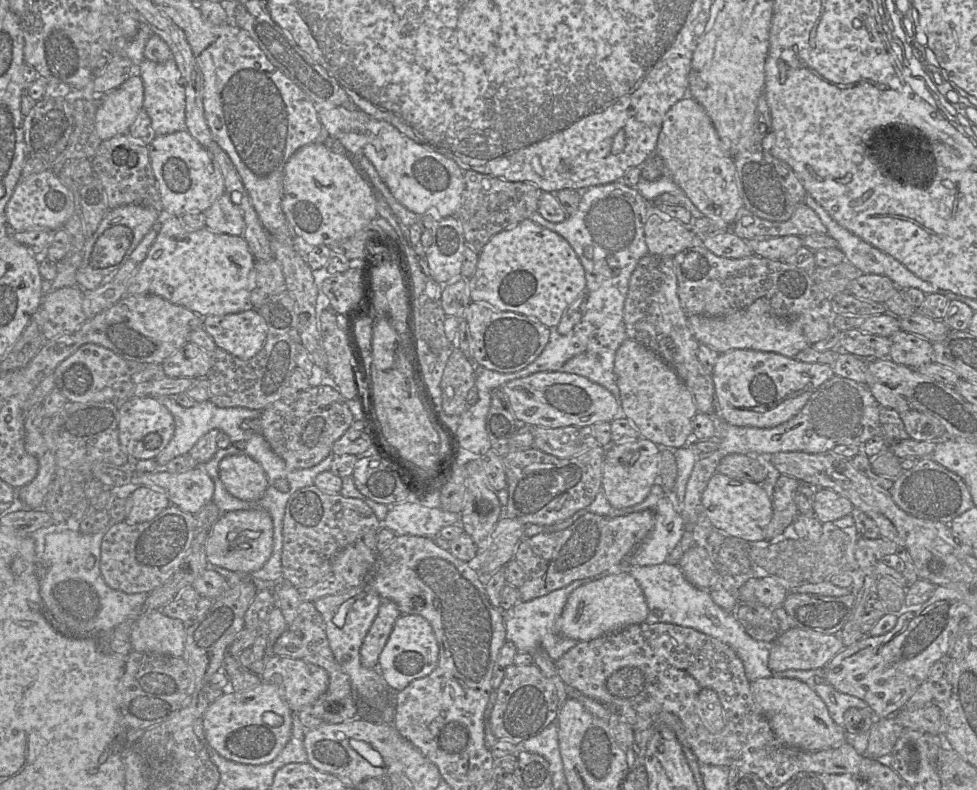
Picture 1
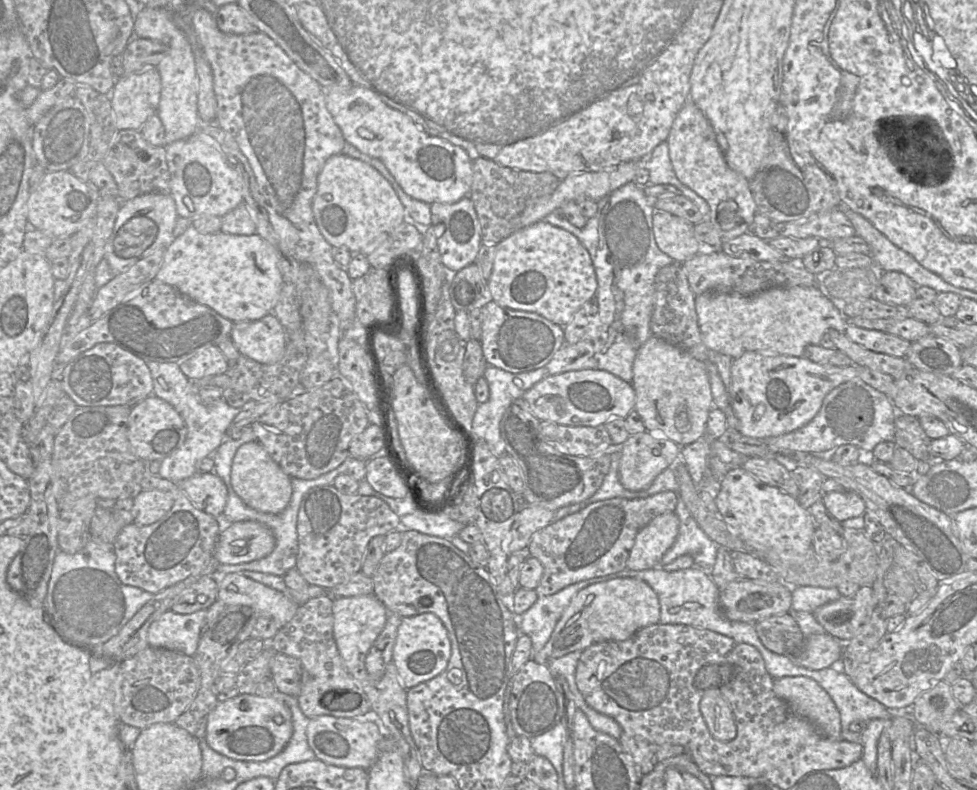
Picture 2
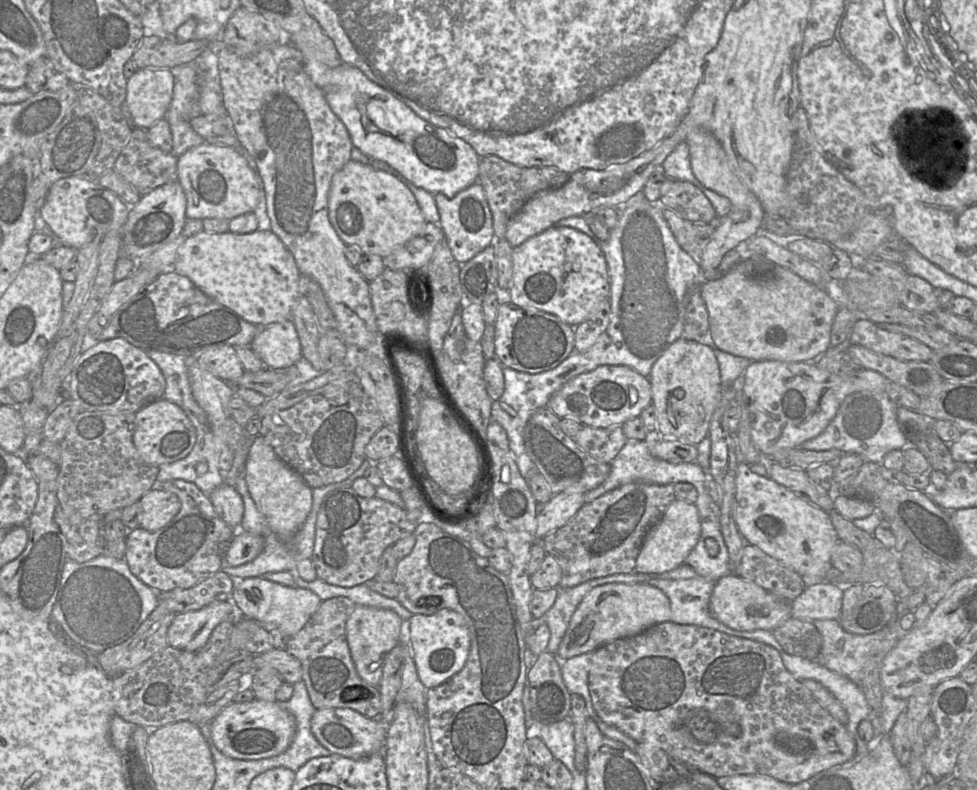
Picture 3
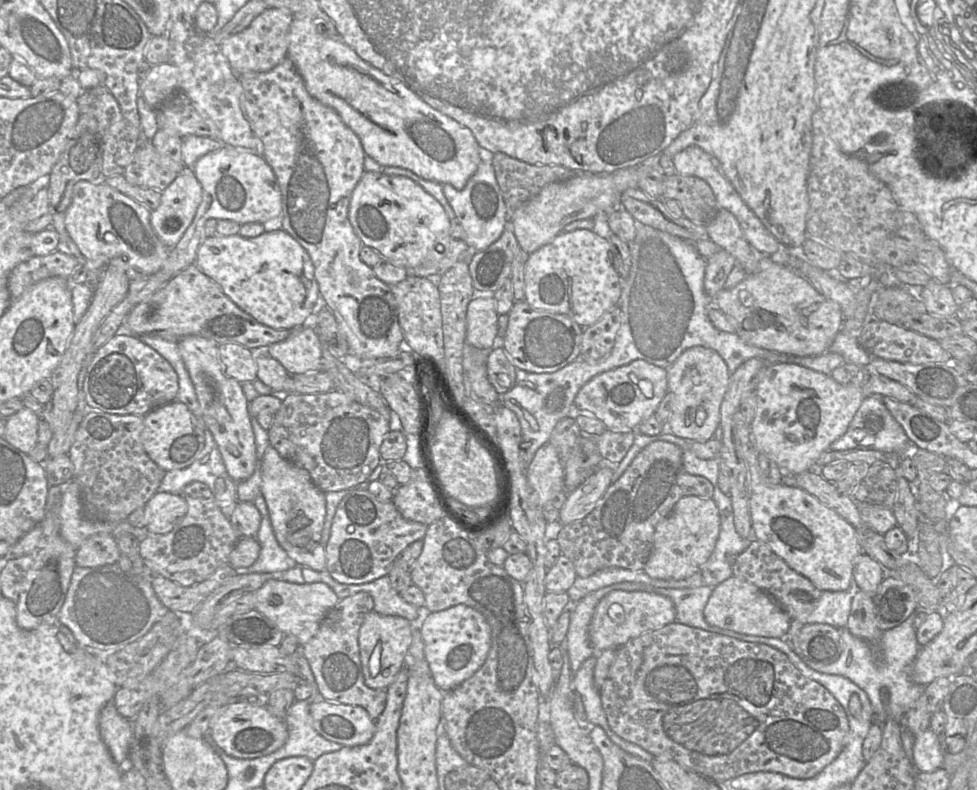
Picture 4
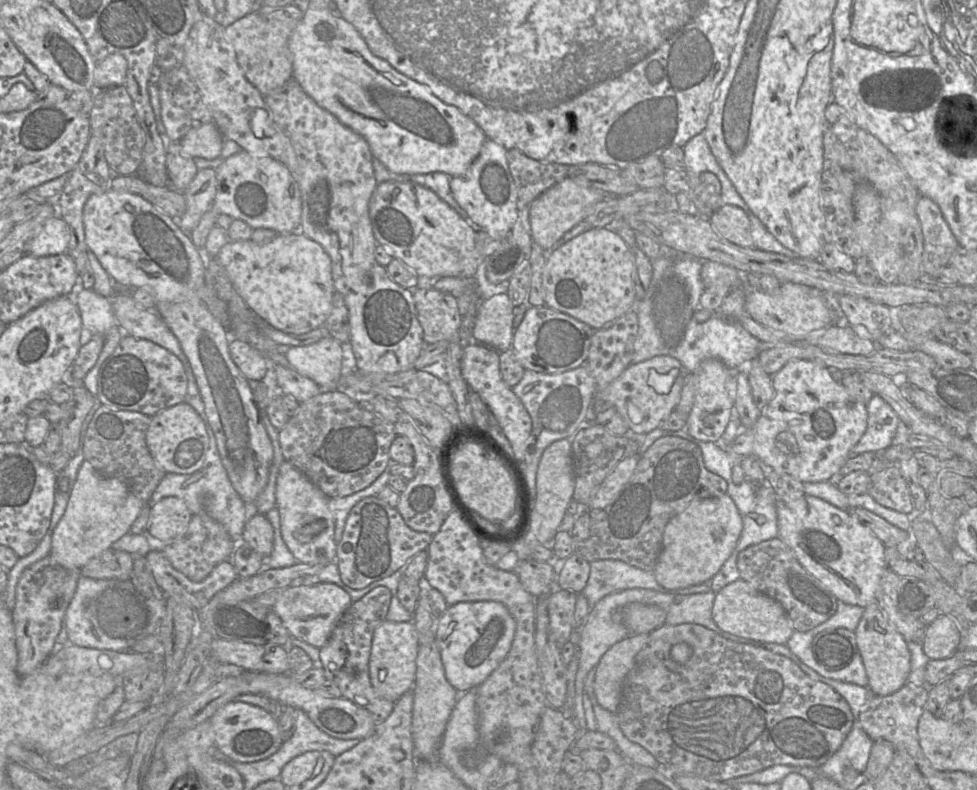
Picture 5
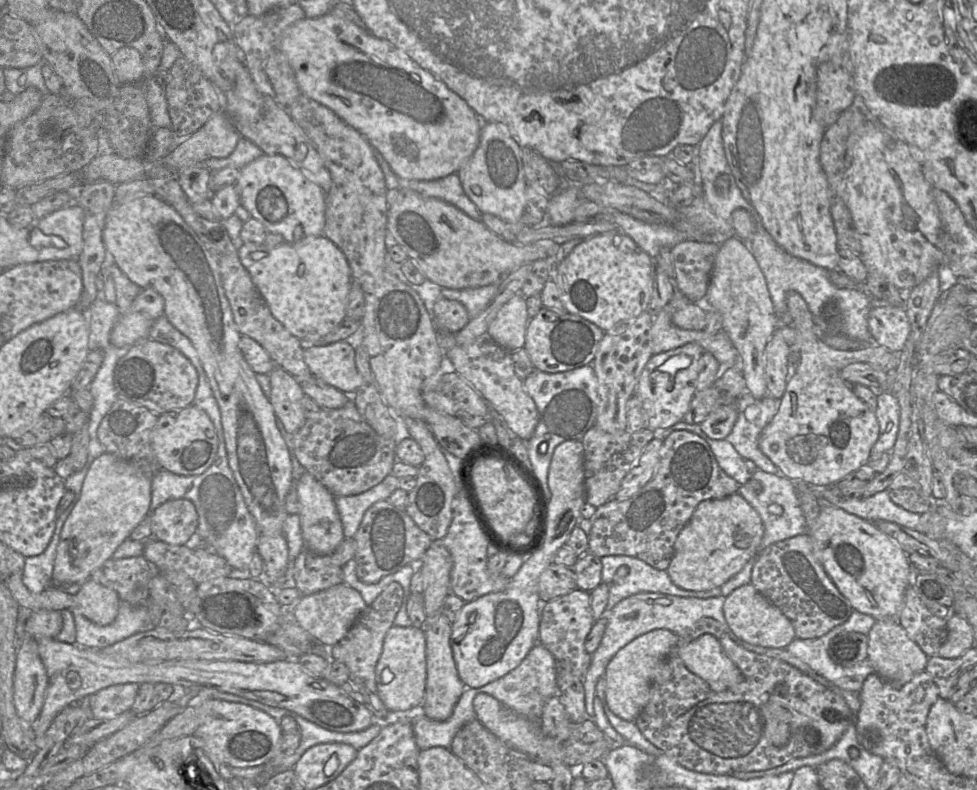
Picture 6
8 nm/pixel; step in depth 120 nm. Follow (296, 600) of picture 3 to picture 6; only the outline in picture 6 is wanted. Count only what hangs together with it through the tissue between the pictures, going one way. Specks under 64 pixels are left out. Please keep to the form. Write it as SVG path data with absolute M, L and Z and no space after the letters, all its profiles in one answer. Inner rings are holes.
M340 583L311 595L302 595L300 600L289 609L289 612L316 641L326 647L332 647L346 636L367 606L357 590L345 583Z

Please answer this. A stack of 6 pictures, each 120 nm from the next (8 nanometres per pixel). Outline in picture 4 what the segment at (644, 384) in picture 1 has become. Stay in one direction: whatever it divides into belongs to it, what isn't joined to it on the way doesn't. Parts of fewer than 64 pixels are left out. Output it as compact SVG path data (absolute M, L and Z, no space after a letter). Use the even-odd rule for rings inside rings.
M693 346L686 349L666 370L668 392L672 394L672 415L668 421L671 433L694 442L712 439L720 425L720 406L731 375L727 364L715 350Z

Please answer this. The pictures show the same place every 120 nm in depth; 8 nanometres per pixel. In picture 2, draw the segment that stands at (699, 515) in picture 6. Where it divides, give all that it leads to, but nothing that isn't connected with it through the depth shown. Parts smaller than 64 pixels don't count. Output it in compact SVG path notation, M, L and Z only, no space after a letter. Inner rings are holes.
M674 512L657 516L639 531L627 559L627 569L647 570L659 567L664 553L678 535L679 519Z

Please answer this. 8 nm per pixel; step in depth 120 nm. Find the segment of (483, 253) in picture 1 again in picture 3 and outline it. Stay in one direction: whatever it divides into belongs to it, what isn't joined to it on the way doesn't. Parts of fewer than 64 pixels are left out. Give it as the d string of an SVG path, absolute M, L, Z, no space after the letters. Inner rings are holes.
M553 226L514 247L512 252L513 274L509 293L511 303L522 308L536 308L577 326L591 318L601 309L603 301L609 300L610 278L605 255L599 241L572 228Z

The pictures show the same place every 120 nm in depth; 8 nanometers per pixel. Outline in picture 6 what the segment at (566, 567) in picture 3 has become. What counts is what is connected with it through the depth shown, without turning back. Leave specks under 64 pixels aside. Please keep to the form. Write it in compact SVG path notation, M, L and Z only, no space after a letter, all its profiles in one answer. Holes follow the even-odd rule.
M687 430L674 431L663 440L653 476L637 494L622 501L611 499L596 508L589 519L591 530L588 534L588 552L599 558L611 555L635 557L657 570L666 571L677 536L689 522L698 504L731 496L738 493L738 489L738 483L720 468L709 444L703 438Z

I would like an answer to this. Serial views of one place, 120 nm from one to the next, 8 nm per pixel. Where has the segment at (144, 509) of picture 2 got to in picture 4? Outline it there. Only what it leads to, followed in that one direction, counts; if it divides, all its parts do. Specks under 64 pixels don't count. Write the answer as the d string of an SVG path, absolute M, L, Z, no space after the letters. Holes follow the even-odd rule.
M156 492L146 503L149 534L166 534L180 522L188 510L181 494Z

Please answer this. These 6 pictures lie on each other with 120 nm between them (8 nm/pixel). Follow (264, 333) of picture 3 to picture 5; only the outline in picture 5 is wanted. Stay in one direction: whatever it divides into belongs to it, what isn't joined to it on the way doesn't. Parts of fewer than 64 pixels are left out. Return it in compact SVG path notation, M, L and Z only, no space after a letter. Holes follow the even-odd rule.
M325 337L305 346L291 346L284 351L288 365L317 383L322 389L334 389L344 374L342 343Z

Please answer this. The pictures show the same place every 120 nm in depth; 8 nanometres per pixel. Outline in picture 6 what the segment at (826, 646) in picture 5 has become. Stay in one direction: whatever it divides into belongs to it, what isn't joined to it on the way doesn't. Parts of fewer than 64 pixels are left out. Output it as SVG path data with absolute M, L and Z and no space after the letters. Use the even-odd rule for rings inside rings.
M847 632L834 638L828 646L828 656L836 664L853 666L868 658L868 637L859 632Z

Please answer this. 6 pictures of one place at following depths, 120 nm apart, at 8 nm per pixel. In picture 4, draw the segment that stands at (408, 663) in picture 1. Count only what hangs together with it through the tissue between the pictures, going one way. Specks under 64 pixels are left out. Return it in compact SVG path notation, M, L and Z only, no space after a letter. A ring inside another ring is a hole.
M458 604L439 612L424 613L419 624L424 656L436 686L443 692L469 679L484 664L491 645L491 631L477 610Z

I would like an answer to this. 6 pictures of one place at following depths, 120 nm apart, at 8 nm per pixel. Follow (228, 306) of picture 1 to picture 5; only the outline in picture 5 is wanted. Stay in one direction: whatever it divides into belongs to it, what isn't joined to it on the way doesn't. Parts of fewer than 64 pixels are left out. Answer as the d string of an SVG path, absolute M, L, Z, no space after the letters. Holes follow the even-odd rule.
M303 233L278 234L265 244L251 240L230 241L220 249L217 259L248 307L268 325L283 333L308 333L321 327L330 314L335 294L331 258L319 243Z

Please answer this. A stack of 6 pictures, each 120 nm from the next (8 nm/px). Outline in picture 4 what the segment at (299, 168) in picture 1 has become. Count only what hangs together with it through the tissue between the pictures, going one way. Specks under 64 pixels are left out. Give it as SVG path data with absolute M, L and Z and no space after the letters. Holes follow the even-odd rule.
M365 171L356 185L350 200L348 218L350 224L364 246L378 251L382 258L404 268L420 265L429 251L437 248L450 236L451 221L443 206L424 188L404 176L386 175Z

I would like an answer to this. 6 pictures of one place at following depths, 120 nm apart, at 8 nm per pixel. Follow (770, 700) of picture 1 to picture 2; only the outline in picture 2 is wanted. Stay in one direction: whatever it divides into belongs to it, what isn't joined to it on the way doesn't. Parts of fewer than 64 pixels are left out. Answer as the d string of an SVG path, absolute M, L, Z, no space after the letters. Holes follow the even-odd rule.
M805 676L776 678L773 682L773 691L779 698L783 699L788 704L790 710L794 714L810 721L822 735L832 740L841 738L840 713L829 694L815 680Z

